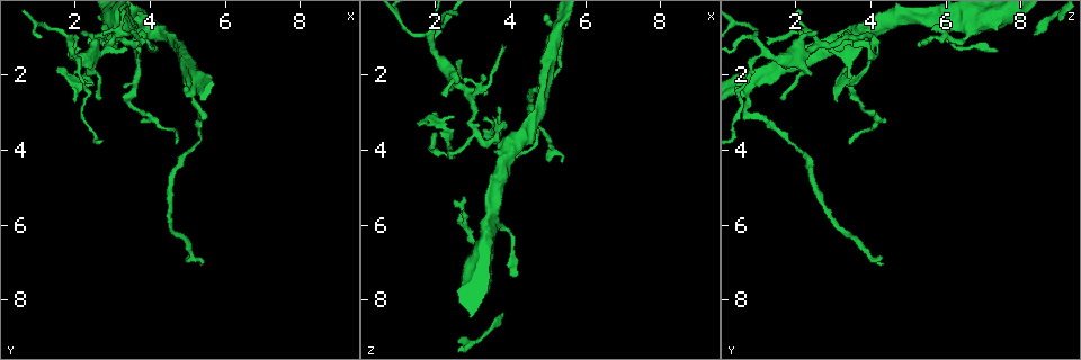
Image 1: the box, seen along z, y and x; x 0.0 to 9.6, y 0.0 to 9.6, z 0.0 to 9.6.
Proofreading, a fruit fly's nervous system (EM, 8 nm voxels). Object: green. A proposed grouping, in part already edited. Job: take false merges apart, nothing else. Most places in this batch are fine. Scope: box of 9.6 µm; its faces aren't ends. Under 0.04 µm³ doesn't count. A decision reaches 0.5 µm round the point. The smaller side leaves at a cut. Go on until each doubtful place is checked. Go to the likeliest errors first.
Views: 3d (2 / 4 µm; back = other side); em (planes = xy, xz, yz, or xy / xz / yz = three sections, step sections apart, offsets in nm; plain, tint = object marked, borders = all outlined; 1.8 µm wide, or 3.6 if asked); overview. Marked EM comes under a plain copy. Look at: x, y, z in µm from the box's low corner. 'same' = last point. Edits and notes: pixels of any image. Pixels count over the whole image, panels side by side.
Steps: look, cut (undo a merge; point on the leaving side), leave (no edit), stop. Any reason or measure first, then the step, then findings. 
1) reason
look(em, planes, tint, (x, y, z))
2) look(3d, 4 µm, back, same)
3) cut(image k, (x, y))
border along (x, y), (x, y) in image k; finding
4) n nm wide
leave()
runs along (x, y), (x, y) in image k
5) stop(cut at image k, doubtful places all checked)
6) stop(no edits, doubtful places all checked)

calibre changes
look(em, planes, tint, (3.65, 1.15, 3.70))

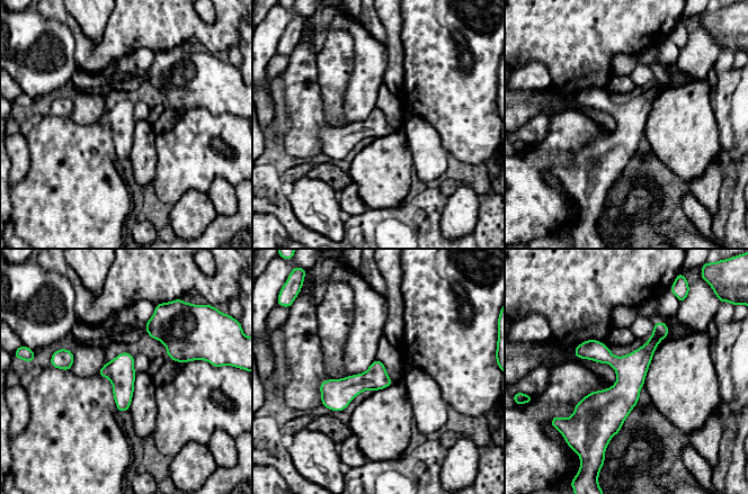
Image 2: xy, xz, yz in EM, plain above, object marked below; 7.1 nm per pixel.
leave()
runs along (661, 324), (607, 411), (607, 438) in image 2; continuous, no second cell

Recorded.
sharp bend
look(3d, 4 µm, (2.45, 1.00, 4.05))

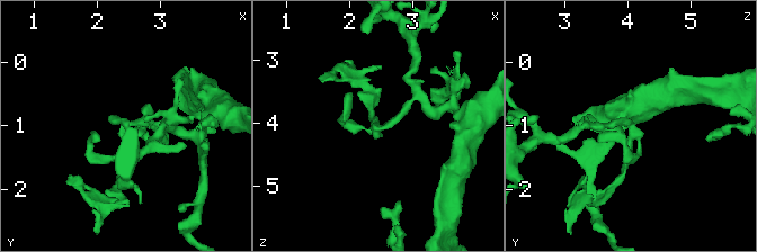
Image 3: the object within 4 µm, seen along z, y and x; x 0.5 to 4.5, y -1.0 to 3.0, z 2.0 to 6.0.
now the EM
look(em, planes, borders, (2.45, 1.00, 4.05))

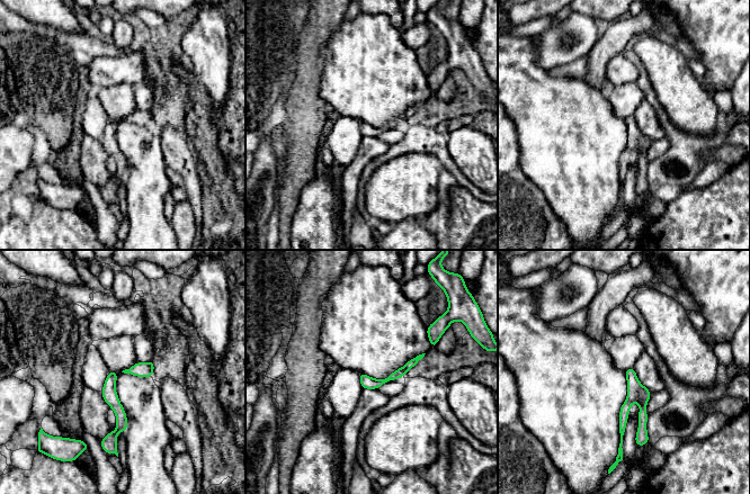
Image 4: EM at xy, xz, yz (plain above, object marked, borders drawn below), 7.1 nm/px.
90 nm wide
leave()
runs along (631, 370), (642, 397), (641, 441) in image 4; all the same cell

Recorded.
sudden change in width
look(em, planes, tint, (5.30, 2.30, 0.75))

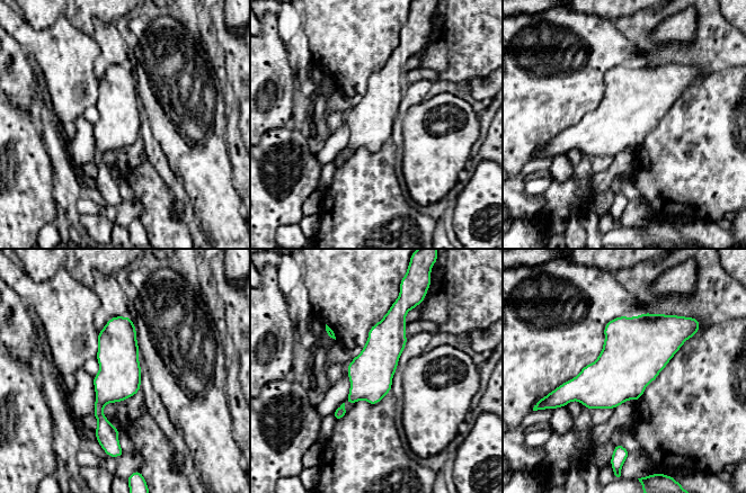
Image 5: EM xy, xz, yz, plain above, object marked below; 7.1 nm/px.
leave()
all the same cell

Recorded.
abrupt turn
look(3d, 4 µm, (1.85, 1.40, 1.25))

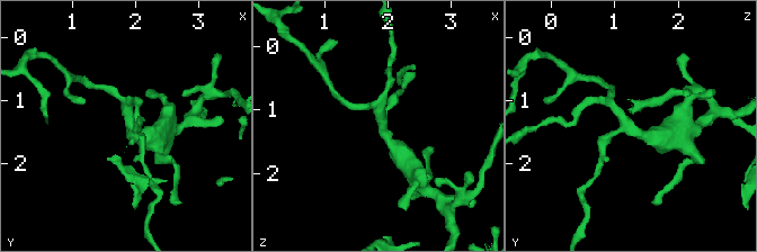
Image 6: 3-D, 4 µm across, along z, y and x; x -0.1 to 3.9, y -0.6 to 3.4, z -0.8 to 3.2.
look(em, planes, tint, (1.90, 1.40, 1.25))

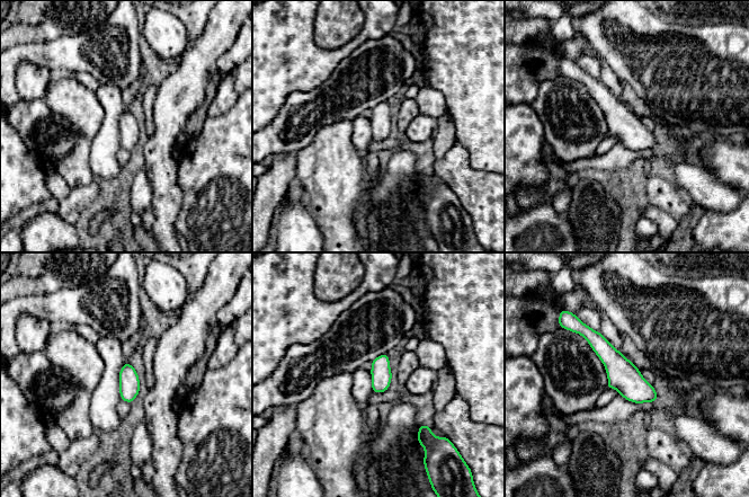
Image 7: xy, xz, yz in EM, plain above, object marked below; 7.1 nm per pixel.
leave()
runs along (586, 329), (615, 363), (651, 399) in image 7; one cell here

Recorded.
stop(no edits, doubtful places all checked)

